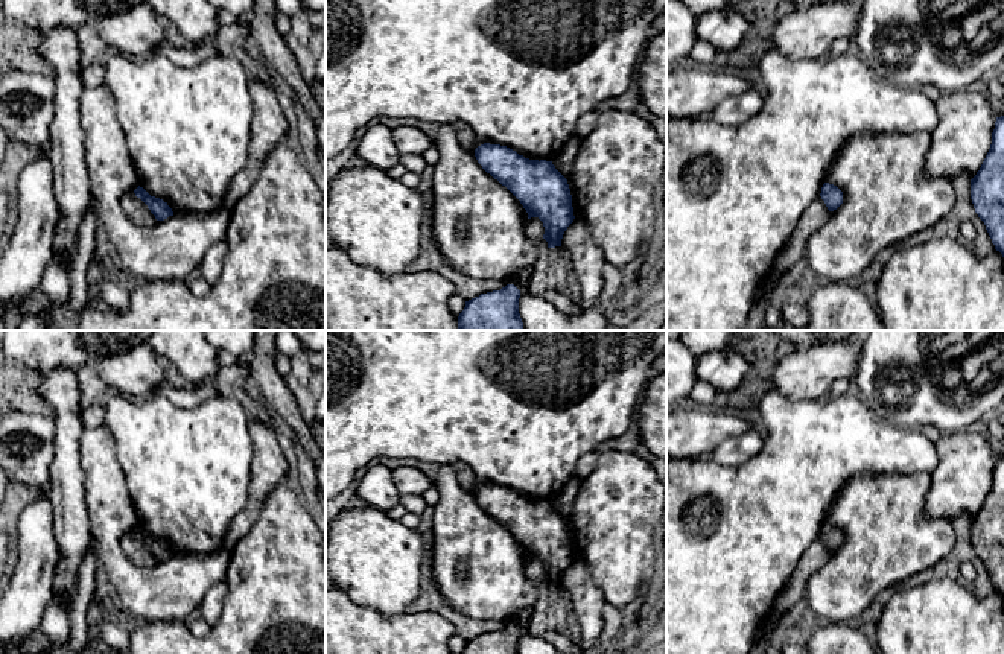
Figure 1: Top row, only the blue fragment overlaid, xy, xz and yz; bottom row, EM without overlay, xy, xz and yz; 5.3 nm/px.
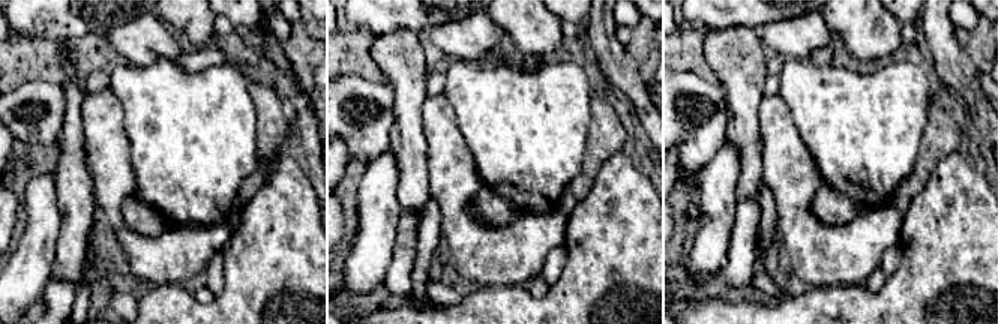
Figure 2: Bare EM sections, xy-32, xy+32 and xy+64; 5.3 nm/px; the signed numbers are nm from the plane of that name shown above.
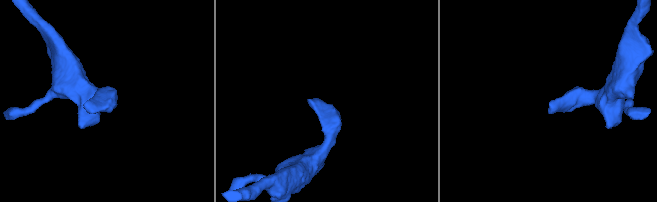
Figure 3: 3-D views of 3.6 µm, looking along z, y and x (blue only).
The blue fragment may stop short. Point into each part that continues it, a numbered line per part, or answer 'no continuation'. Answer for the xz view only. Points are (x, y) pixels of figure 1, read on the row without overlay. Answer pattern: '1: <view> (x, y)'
no continuation

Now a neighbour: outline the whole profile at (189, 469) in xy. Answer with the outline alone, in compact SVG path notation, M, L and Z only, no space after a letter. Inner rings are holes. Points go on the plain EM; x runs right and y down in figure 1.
M110 394L103 423L119 444L119 462L138 516L137 528L163 540L175 557L216 554L224 548L230 523L246 506L253 467L251 415L253 412L237 398L224 395L211 397L193 408L183 408L164 394L145 397Z

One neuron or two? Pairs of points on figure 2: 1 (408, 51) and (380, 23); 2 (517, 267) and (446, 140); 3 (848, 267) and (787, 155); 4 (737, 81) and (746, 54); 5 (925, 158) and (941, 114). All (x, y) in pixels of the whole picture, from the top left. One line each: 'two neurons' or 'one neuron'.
1: two neurons
2: one neuron
3: one neuron
4: one neuron
5: one neuron

